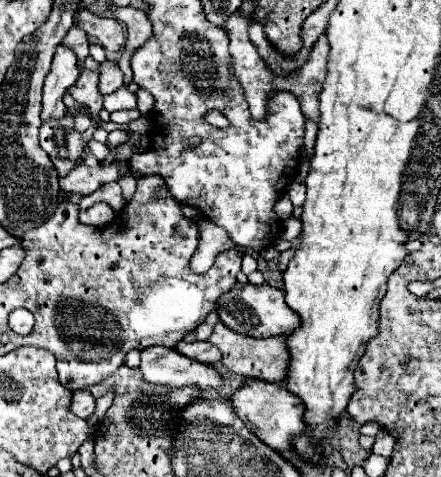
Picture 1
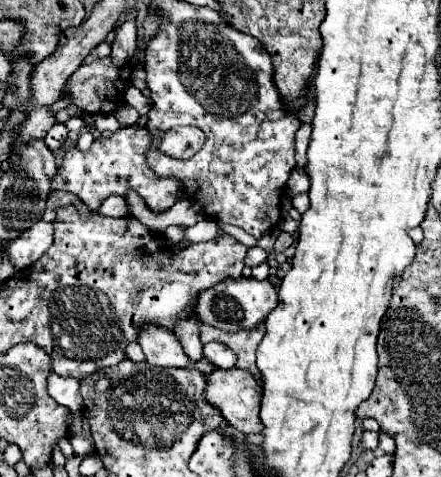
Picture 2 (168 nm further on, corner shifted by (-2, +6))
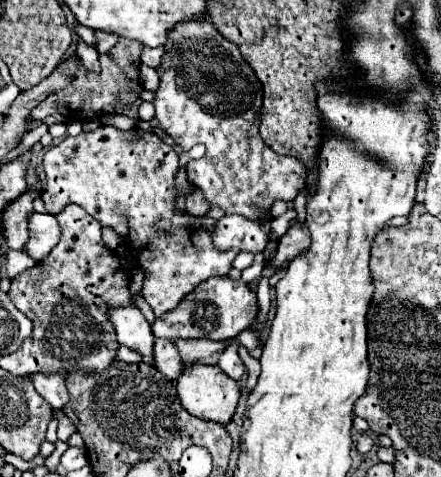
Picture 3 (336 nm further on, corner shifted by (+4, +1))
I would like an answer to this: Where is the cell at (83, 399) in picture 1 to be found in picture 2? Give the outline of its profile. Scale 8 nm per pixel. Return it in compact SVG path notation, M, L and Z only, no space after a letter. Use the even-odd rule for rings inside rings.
M53 372L47 378L47 392L57 404L65 406L67 410L71 410L71 412L83 410L83 398L79 394L79 380L63 378Z

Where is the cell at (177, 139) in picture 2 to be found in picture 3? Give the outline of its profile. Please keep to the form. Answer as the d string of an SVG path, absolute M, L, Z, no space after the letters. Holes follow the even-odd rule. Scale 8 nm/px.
M101 125L95 131L83 131L51 147L43 157L43 167L47 185L41 199L47 213L55 215L65 205L77 203L101 225L113 227L137 250L139 247L137 259L147 273L141 293L157 317L175 309L199 283L215 275L227 275L231 269L237 251L221 253L213 247L213 219L193 217L193 223L181 223L183 217L173 213L177 197L173 177L179 167L179 157L155 133L137 127L119 131Z

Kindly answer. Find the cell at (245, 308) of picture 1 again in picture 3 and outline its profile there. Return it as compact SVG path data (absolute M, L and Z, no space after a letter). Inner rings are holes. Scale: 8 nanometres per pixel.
M213 277L201 283L197 291L191 291L185 295L185 299L169 313L161 315L153 323L153 333L155 337L165 337L165 339L213 339L213 341L227 341L237 337L243 329L251 327L255 323L259 305L257 305L257 295L247 287L247 283L233 281L229 277Z

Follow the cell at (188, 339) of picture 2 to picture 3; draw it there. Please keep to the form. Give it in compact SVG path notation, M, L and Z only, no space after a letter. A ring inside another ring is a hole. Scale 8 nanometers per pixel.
M157 339L155 341L155 367L167 377L167 379L179 379L181 371L183 371L183 359L177 351L177 347L173 347L173 341L169 339Z

